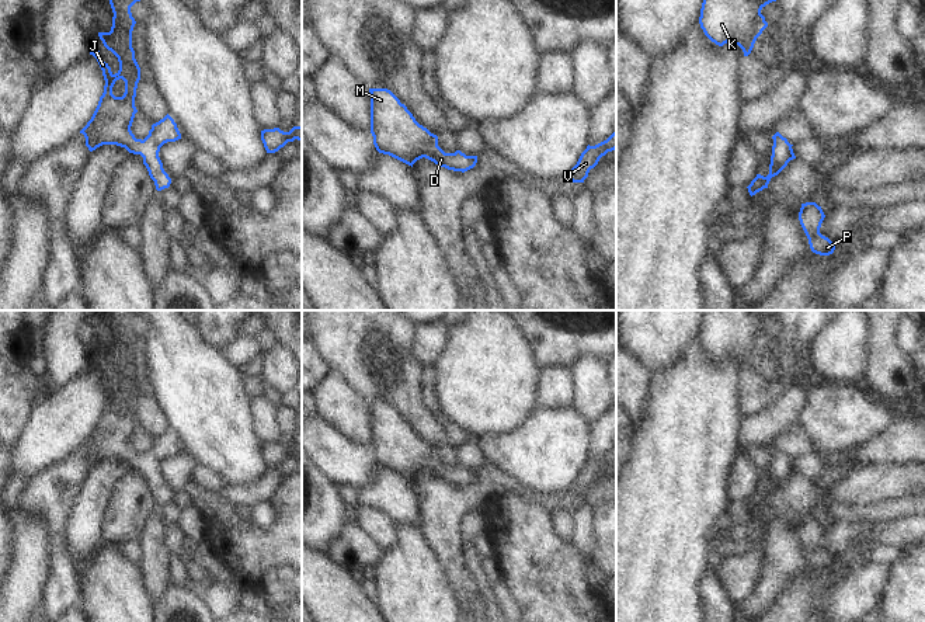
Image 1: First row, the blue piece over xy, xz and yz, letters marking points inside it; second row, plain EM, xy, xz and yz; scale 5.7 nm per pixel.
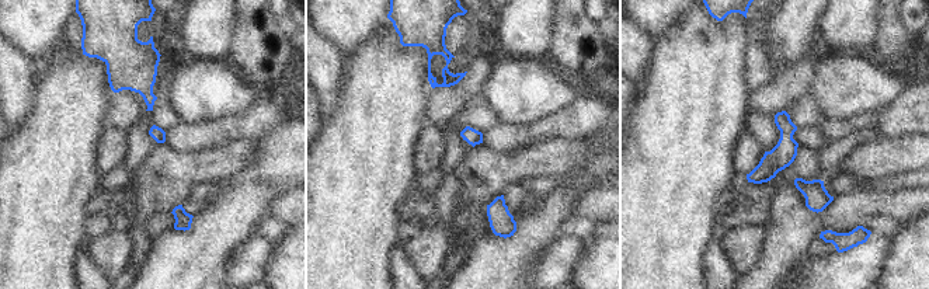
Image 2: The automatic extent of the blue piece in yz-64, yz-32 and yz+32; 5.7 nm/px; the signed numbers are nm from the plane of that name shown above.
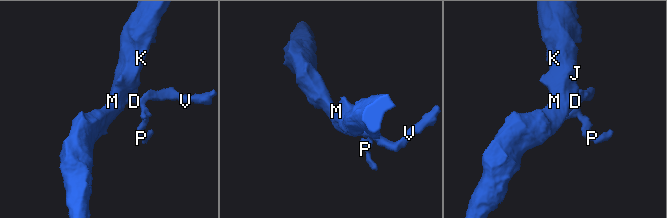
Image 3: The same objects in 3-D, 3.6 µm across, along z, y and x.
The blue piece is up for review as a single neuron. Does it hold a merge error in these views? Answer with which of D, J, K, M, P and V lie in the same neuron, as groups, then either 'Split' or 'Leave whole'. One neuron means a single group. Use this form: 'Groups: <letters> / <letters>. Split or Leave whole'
Groups: D J K M P V. Leave whole.

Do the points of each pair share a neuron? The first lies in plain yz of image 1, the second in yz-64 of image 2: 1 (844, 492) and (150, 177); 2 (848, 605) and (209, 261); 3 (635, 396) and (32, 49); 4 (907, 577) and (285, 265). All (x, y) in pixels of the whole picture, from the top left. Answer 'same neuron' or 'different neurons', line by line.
1: same neuron
2: different neurons
3: different neurons
4: same neuron

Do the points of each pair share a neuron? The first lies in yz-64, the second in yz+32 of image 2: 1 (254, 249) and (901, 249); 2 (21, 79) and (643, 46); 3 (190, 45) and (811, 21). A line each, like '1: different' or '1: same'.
1: different
2: same
3: different

